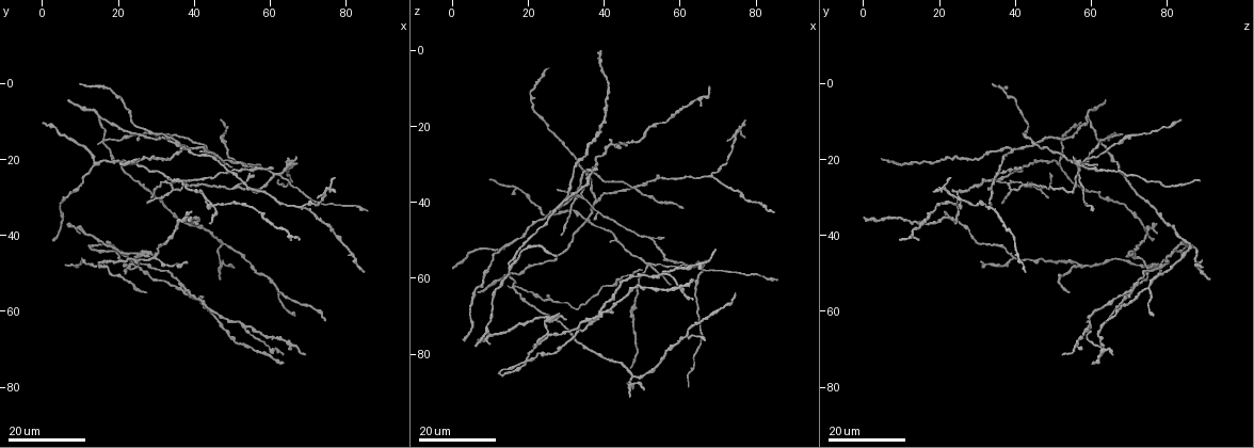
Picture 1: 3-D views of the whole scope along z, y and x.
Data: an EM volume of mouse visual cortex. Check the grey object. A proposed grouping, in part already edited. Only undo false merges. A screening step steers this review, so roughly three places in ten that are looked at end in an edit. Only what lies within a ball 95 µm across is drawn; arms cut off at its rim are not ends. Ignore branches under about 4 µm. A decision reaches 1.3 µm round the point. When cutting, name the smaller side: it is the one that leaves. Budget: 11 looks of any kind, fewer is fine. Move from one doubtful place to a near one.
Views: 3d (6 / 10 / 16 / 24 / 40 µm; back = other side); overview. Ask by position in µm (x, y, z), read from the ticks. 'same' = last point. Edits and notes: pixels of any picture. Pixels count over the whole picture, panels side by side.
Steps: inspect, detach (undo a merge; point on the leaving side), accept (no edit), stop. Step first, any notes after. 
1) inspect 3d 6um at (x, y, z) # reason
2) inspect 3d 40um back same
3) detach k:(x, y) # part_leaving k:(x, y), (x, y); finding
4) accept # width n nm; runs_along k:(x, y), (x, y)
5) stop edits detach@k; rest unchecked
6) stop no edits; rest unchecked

inspect 3d 24um at (30.5, 46.5, 39.0) # arms part here

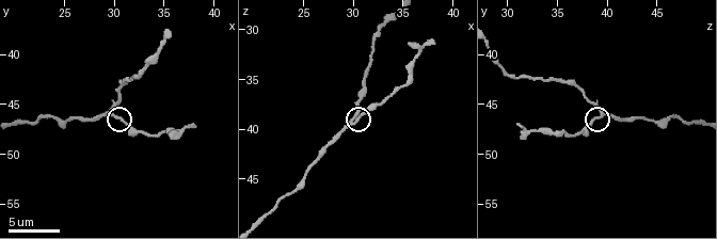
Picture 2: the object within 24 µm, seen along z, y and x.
inspect 3d 10um at (30.0, 46.2, 39.2)

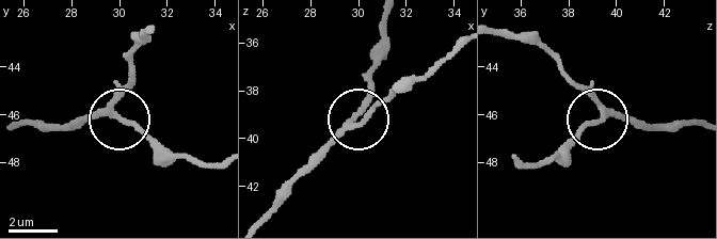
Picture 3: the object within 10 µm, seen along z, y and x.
accept # width 210 nm; runs_along 3:(498, 33), (535, 40), (596, 107), (596, 120), (561, 154); all the same neuron

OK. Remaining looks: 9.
inspect 3d 24um at (74.0, 29.0, 22.0) # three arms meet

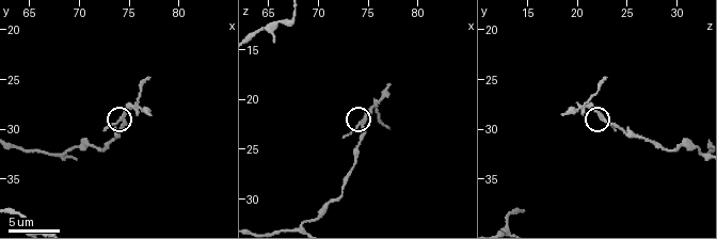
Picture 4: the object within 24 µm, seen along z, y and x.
inspect 3d 6um at (74.2, 28.6, 22.2) # closer look

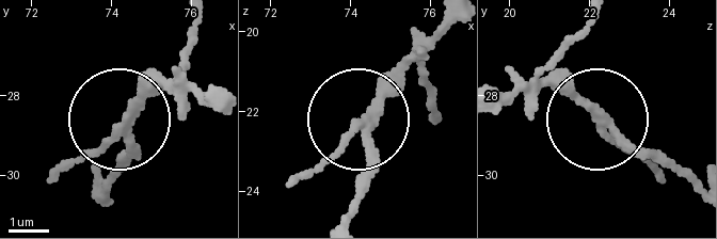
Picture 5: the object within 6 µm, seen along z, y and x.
accept # runs_along 5:(100, 198), (131, 154), (124, 113), (178, 79); continuous, no second neuron

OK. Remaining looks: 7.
inspect 3d 16um at (35.5, 16.0, 45.0) # four or more arms meet

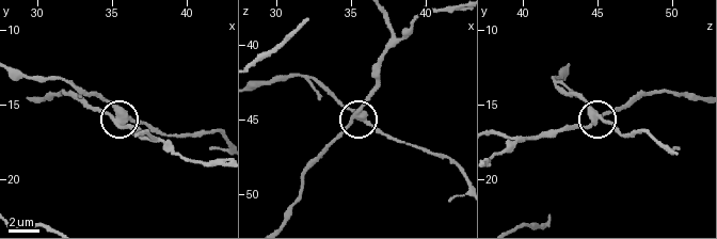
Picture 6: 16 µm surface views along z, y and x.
inspect 3d 6um at (35.6, 15.6, 45.0) # zoom in

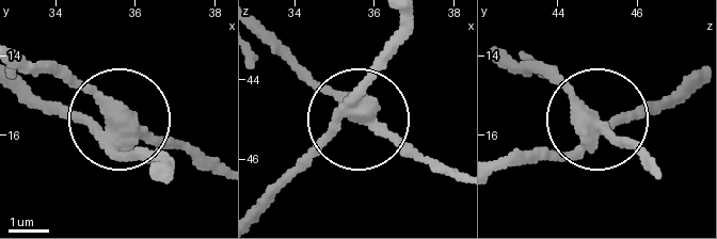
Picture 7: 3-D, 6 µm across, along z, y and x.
detach 7:(400, 139) # arms 4; two neurons meet here

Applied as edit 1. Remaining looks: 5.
inspect 3d 24um at (37.5, 17.5, 40.0) # three arms meet

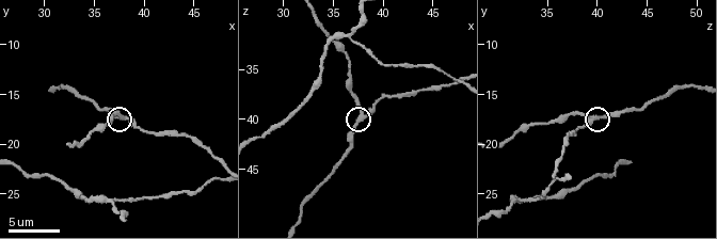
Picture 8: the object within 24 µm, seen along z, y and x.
inspect 3d 10um at (37.8, 17.2, 39.6) # zoom in

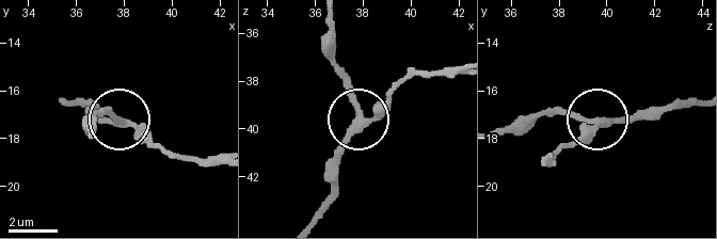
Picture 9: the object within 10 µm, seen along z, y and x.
accept # side_arm 47 um; arms 3; continuous, no second neuron

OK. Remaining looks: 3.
inspect 3d 16um at (53.0, 64.5, 60.0) # three arms meet

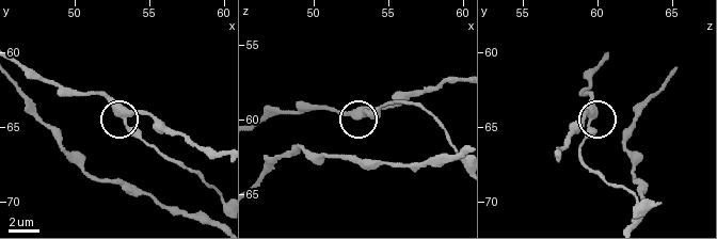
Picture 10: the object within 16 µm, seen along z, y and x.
inspect 3d 10um at (53.4, 64.4, 59.4) # zoom in

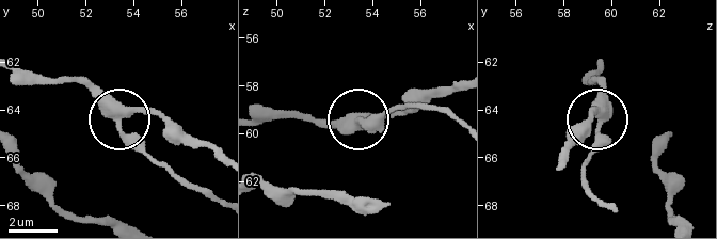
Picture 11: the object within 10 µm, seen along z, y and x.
accept # width 390 nm; one neuron here

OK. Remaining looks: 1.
stop edits detach@7; rest unchecked

